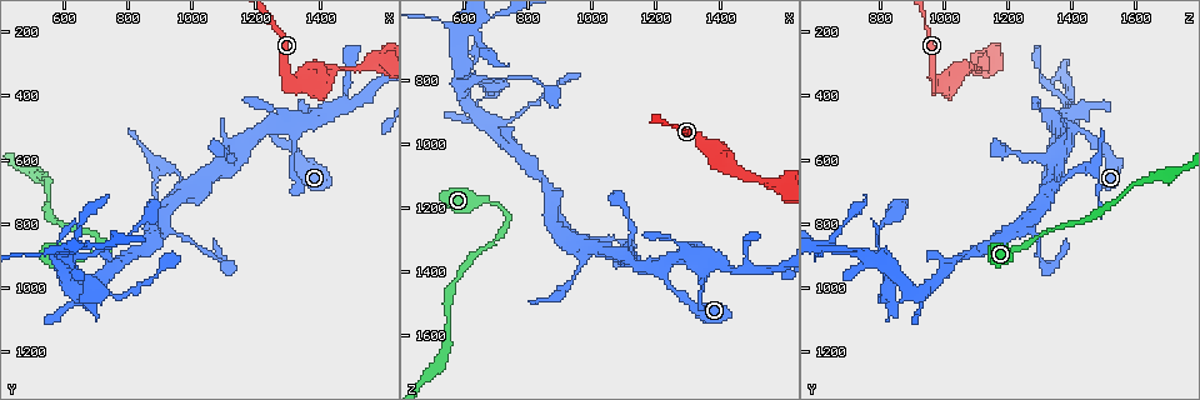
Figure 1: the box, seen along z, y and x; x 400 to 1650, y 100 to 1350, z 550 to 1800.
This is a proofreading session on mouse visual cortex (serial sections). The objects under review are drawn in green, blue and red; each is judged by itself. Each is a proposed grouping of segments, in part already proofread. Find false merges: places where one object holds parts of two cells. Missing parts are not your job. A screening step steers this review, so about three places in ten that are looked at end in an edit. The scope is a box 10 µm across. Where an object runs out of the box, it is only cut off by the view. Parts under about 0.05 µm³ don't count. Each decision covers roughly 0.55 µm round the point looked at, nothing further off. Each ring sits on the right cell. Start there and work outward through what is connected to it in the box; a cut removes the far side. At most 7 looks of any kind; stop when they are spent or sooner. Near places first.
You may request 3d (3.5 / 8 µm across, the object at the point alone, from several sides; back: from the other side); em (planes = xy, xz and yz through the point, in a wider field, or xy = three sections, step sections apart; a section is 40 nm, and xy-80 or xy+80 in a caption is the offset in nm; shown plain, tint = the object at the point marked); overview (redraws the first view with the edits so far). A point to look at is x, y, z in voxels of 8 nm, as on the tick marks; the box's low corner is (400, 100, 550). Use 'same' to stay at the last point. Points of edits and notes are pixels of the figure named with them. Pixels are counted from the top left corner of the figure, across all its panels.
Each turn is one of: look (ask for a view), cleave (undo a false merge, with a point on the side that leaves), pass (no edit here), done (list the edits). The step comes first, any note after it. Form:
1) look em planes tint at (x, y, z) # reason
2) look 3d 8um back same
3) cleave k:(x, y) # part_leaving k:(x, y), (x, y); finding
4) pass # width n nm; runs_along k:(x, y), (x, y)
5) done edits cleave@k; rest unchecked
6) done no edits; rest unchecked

look 3d 3.5um at (890, 780, 1280)

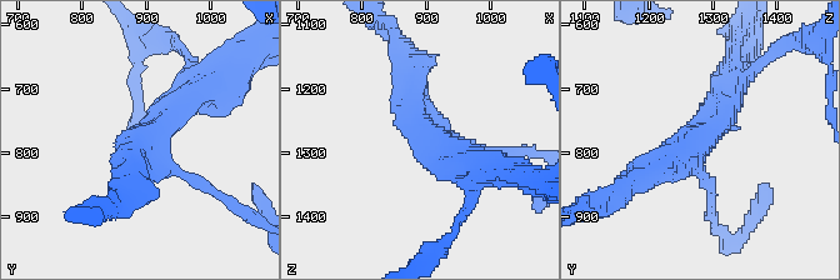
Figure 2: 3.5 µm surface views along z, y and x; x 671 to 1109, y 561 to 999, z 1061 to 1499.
look em xy step 2 tint at (905, 780, 1280) # shape alone is not enough

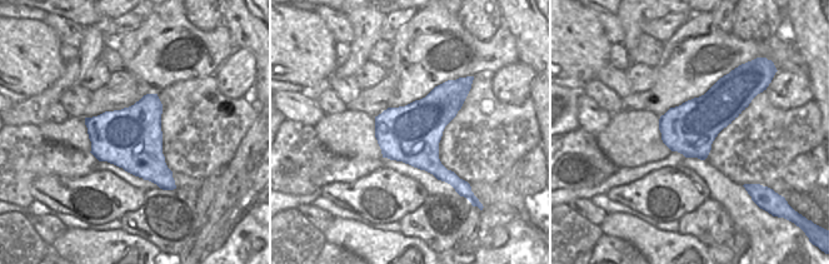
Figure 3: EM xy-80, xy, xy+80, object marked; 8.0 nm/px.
look em xy step 3 tint same

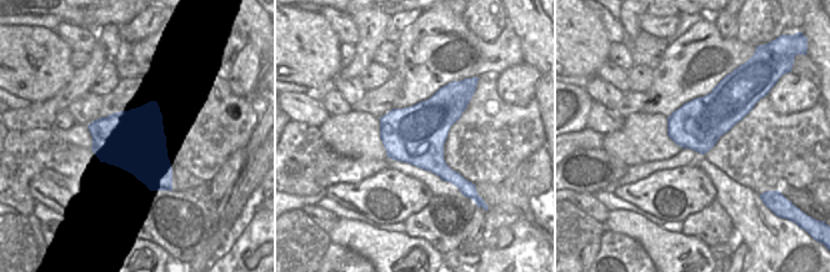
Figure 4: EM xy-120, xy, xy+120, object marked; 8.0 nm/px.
pass # arm_widths 150, 350, 350 nm; runs_along 2:(726, 86), (701, 136), (634, 179); one cell here

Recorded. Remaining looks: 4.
look em xy step 5 tint at (600, 910, 810) # thin arm on a thick one

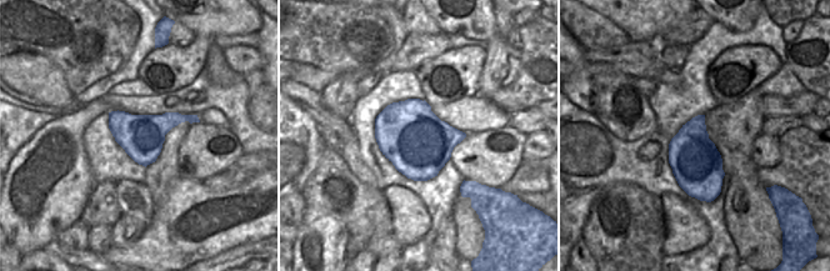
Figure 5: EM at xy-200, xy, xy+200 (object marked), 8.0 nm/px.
look 3d 3.5um back same

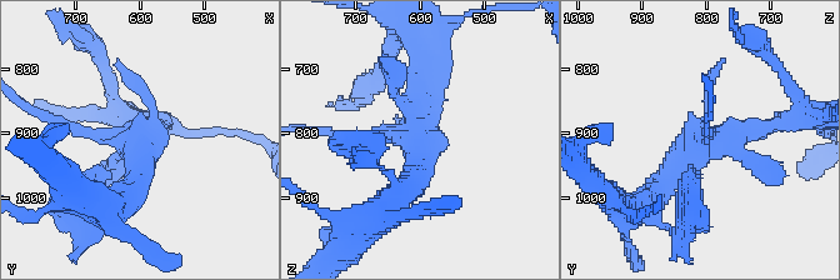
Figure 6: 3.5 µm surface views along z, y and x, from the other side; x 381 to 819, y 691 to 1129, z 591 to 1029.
pass # runs_along 6:(650, 199), (704, 141), (781, 123); one cell here

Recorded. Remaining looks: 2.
look 3d 3.5um at (1350, 380, 1000) # sharp bend

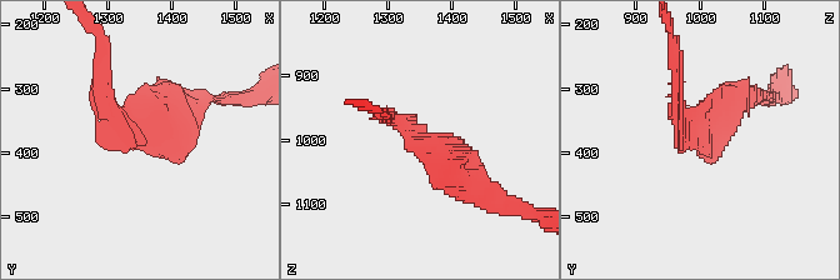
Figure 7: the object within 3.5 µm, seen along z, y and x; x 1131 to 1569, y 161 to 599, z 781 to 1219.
look em xy step 3 tint at (1360, 380, 1000)

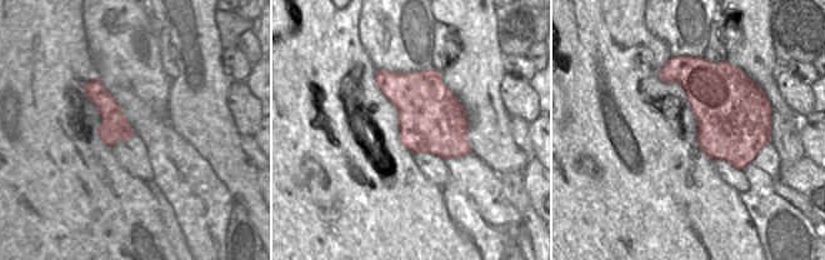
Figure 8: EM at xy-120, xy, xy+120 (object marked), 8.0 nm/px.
cleave 7:(433, 175) # part_leaving 7:(428, 141), (509, 209); two cells meet here

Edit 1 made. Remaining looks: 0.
done edits cleave@7; rest unchecked

